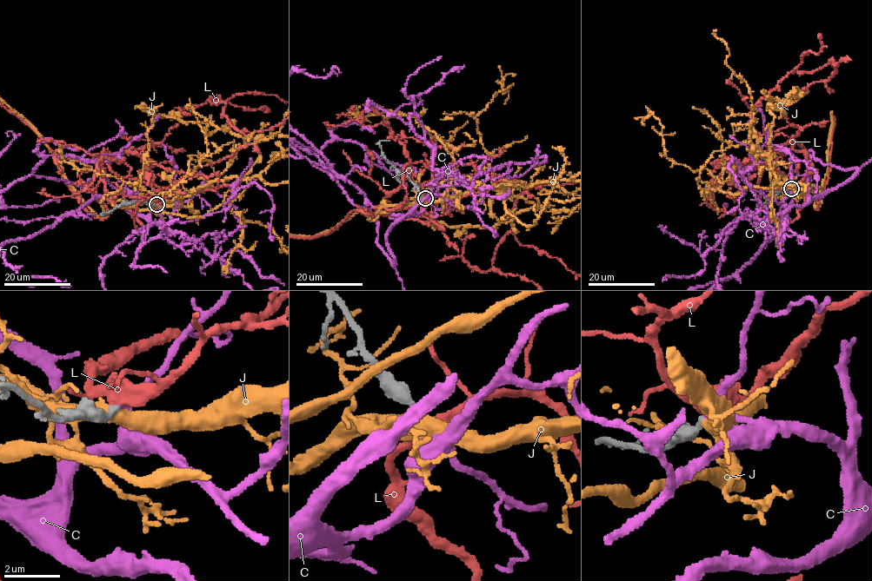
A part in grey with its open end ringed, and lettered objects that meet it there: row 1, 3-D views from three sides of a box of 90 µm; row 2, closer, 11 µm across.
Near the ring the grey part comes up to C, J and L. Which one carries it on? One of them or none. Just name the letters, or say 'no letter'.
C

